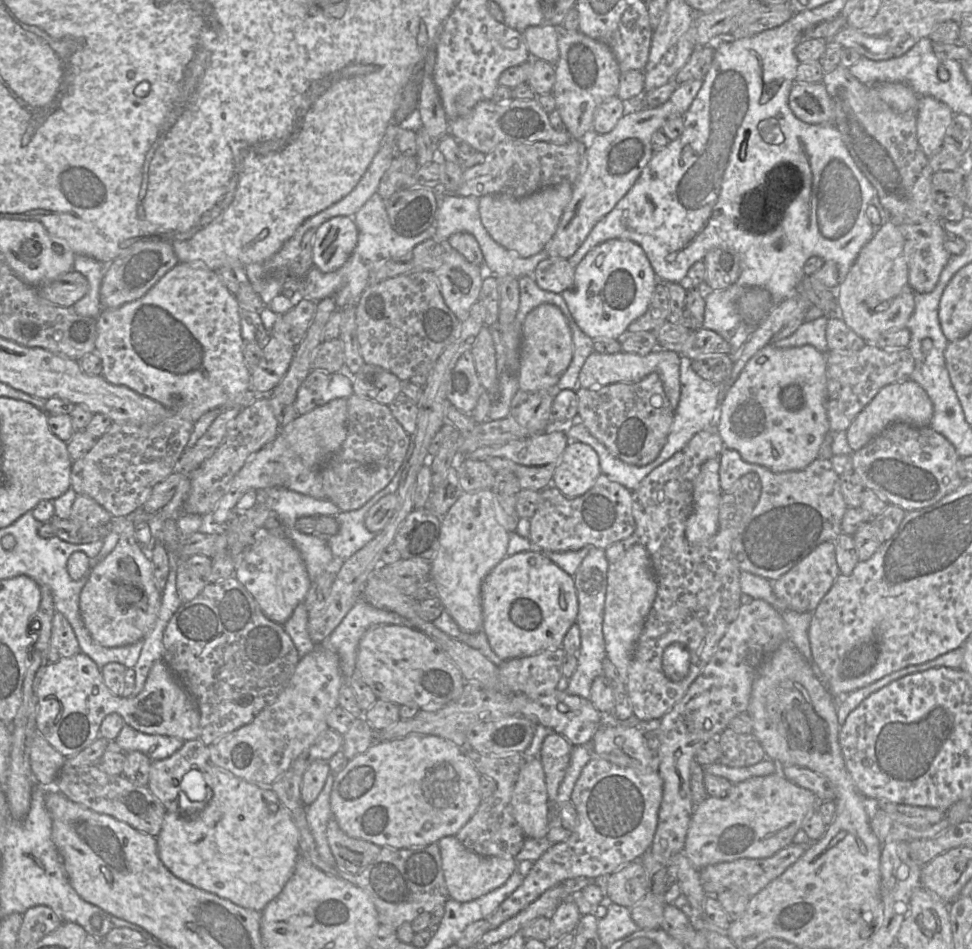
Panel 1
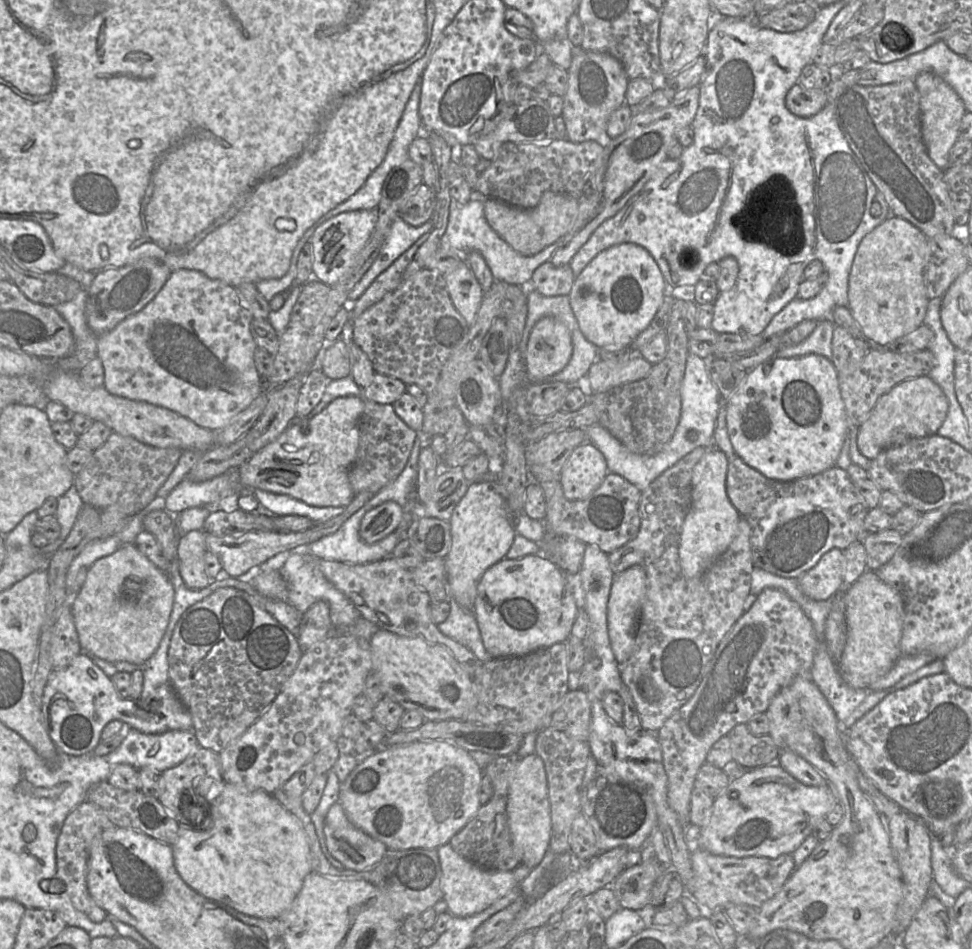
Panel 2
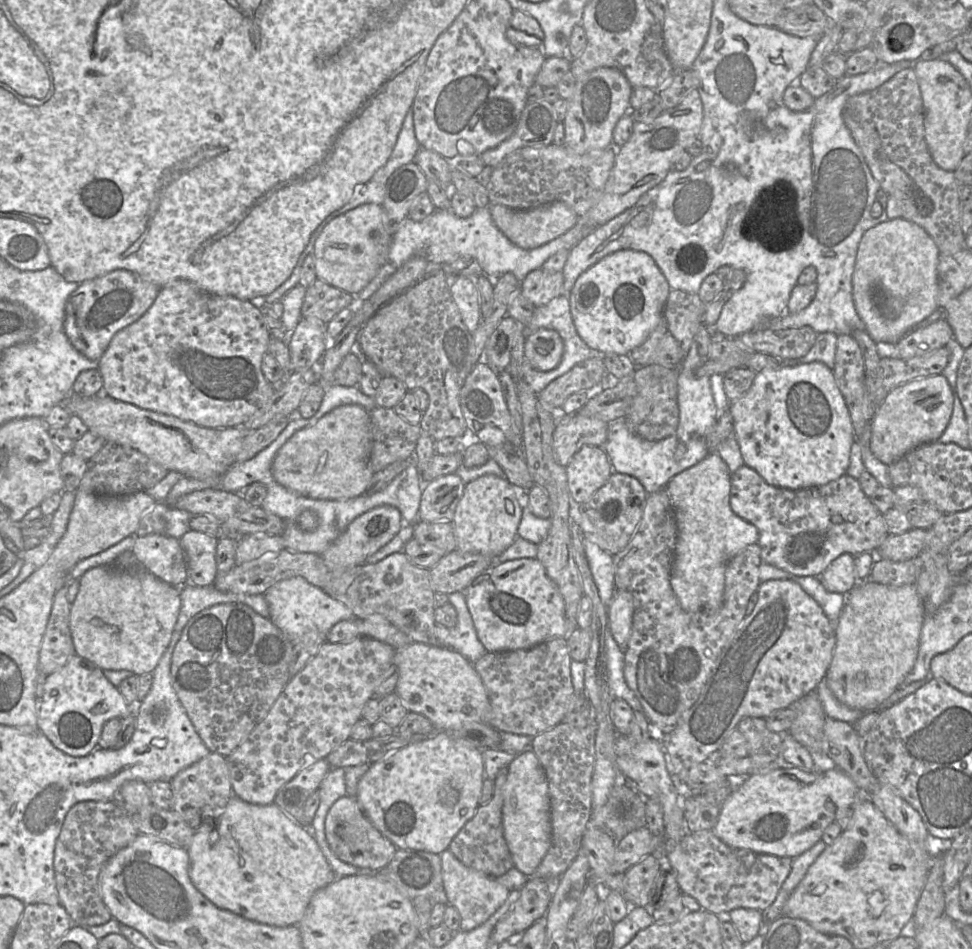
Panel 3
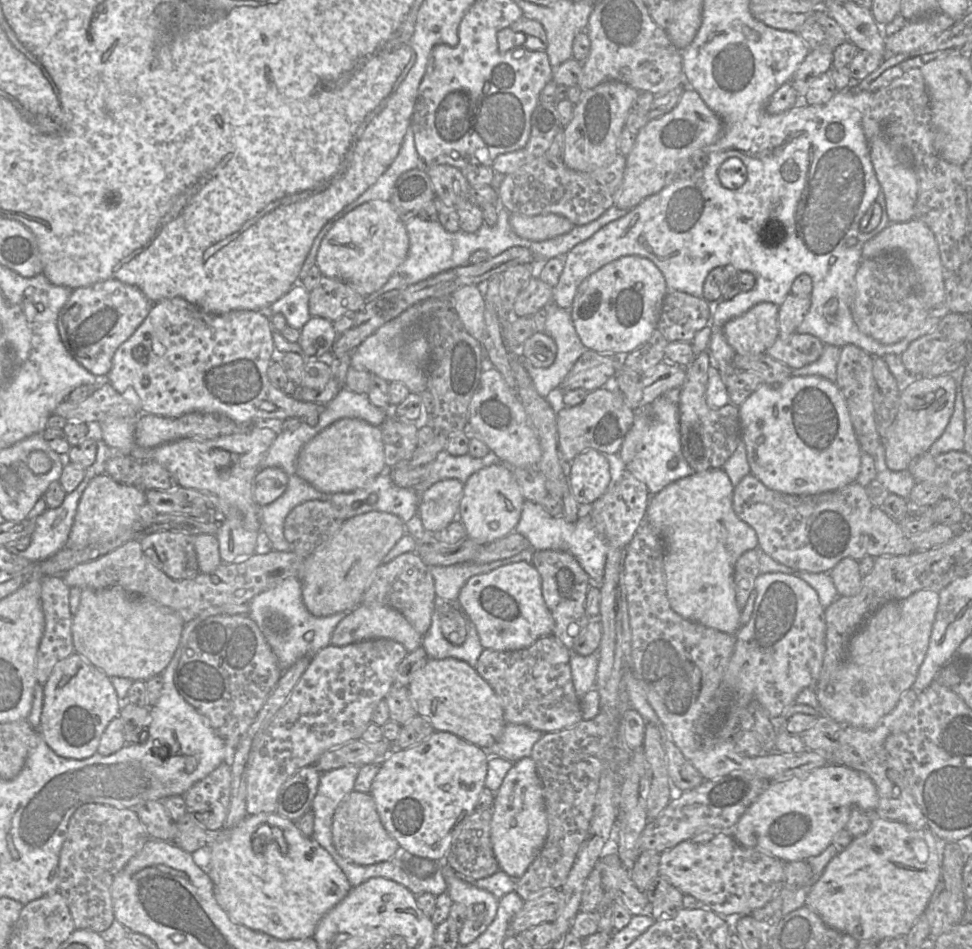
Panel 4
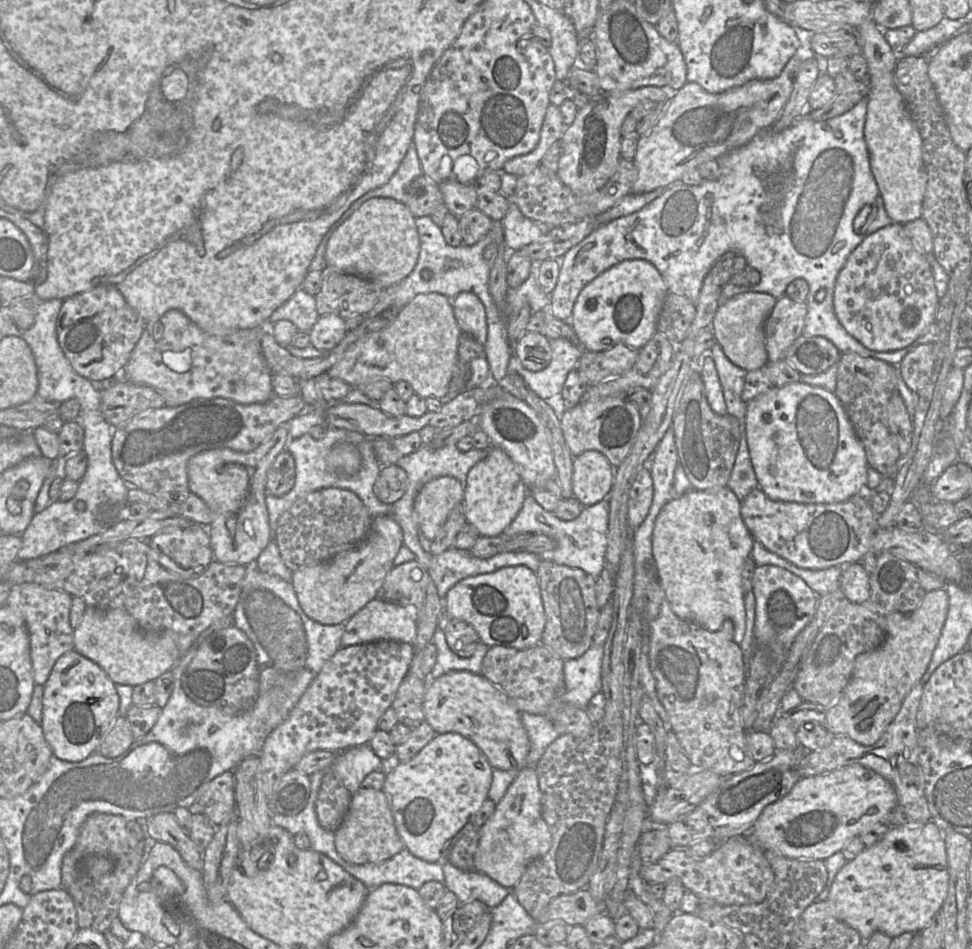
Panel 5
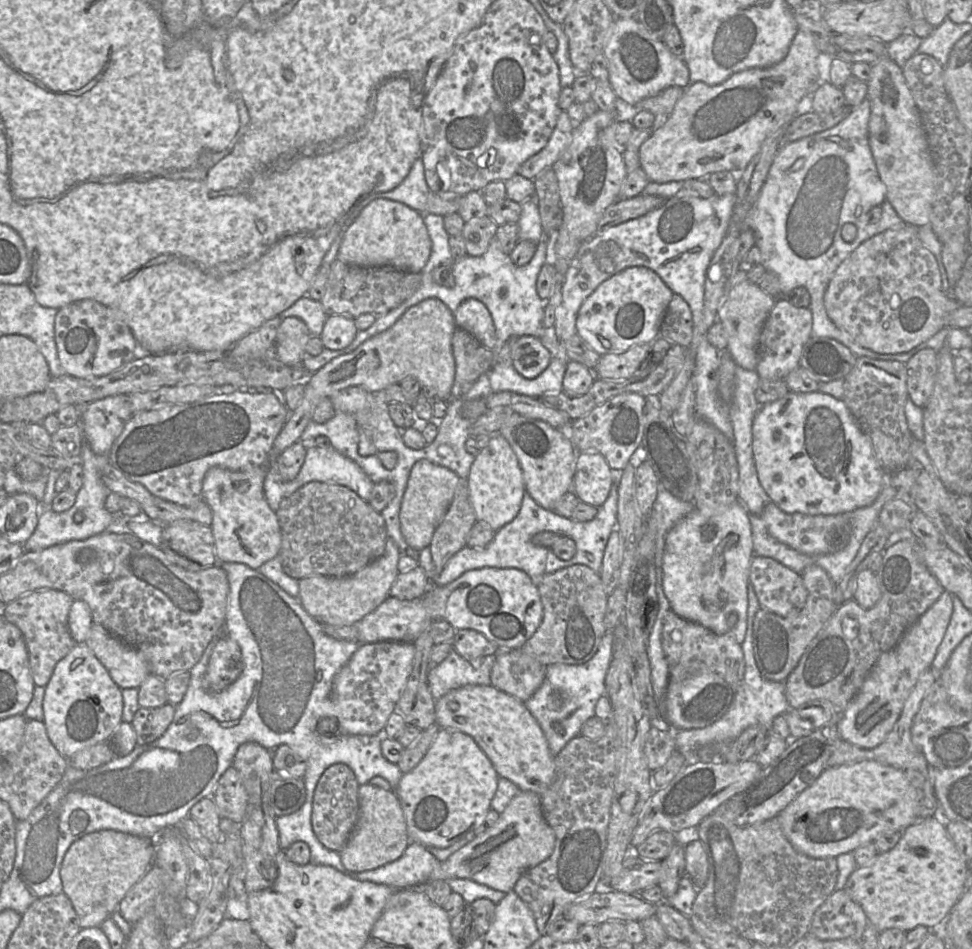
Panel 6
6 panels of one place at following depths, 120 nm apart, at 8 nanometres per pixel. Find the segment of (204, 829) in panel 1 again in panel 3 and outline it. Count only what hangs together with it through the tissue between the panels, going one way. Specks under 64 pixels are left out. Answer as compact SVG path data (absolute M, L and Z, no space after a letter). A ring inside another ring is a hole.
M232 796L218 819L217 829L204 822L195 829L192 842L185 849L190 858L190 879L199 892L221 909L275 927L297 925L313 894L337 878L313 834L293 821L275 802L256 805Z

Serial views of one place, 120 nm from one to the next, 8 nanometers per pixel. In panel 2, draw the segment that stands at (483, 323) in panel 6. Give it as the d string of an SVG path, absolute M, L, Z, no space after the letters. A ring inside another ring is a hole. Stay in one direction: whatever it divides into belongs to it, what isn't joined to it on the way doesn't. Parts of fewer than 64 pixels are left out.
M461 260L450 272L442 274L452 304L467 325L471 326L476 318L484 293L480 284L465 260Z

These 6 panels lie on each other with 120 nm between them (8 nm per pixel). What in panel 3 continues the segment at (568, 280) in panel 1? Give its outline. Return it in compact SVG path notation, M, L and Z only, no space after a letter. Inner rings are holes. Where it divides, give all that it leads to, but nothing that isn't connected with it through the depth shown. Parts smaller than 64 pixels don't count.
M539 268L526 275L519 288L525 299L540 307L563 295L562 272L549 272Z

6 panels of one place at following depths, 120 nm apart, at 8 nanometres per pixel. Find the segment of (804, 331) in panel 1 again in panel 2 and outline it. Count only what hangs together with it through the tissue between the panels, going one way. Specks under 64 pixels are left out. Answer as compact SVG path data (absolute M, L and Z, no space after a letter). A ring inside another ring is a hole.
M831 320L818 321L814 331L804 341L793 346L781 346L774 356L788 359L808 354L818 354L831 360L834 325Z

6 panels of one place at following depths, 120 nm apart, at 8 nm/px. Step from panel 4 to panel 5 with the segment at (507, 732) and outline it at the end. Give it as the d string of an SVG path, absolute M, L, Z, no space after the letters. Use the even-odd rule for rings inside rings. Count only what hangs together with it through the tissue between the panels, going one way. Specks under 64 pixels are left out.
M521 713L521 721L527 732L530 750L527 756L528 765L536 765L547 747L559 737L552 721L545 715Z

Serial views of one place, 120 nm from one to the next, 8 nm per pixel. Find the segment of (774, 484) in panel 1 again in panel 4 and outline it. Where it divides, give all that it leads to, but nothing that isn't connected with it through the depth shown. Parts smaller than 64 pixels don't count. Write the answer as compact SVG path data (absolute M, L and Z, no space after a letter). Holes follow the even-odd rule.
M752 473L734 487L733 508L736 515L750 527L758 538L758 547L779 563L799 571L829 573L844 558L860 561L866 556L907 555L913 552L910 536L880 507L868 498L865 488L853 482L840 489L818 495L789 495L767 488Z

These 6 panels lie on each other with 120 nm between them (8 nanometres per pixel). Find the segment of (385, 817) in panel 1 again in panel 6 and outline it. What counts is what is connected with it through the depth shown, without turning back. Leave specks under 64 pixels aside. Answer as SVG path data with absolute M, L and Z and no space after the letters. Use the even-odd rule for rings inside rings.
M439 729L437 736L420 763L402 775L395 790L398 796L412 841L424 846L446 848L473 831L491 809L497 791L499 775L485 752L468 734L458 730Z

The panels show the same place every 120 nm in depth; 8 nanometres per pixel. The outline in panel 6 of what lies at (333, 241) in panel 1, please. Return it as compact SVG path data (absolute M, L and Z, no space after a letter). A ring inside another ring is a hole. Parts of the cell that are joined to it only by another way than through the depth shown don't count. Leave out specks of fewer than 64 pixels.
M383 198L370 201L361 211L360 206L355 207L347 222L337 260L360 267L386 266L412 273L421 272L432 250L424 214L402 202Z

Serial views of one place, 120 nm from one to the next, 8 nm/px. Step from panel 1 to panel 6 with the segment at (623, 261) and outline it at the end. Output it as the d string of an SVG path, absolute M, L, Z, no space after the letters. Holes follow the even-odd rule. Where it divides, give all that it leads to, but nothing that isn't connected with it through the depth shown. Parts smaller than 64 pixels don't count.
M643 266L628 267L603 281L584 300L576 318L576 333L600 356L623 353L640 343L652 343L660 335L660 325L673 294L654 271Z

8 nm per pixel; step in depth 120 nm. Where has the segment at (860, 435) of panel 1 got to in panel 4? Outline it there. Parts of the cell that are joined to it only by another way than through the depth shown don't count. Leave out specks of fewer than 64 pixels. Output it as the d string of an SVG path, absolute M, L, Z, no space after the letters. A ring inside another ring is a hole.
M951 374L920 376L902 386L896 417L885 437L885 463L891 471L906 470L917 457L928 452L944 432L954 410L956 384Z

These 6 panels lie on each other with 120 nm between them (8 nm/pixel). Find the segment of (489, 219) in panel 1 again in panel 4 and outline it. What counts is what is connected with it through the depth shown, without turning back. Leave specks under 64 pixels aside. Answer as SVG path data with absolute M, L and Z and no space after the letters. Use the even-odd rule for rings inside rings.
M510 213L509 224L516 235L530 241L557 237L567 233L574 226L567 218L556 214L525 216Z

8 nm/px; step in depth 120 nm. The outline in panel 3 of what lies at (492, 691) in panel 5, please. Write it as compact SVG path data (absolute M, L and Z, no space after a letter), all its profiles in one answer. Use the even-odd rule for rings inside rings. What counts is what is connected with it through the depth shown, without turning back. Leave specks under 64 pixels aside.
M412 642L396 649L393 664L399 673L394 692L408 712L424 715L438 731L456 730L470 722L485 722L488 717L489 699L486 688L473 664L460 653L447 647Z

